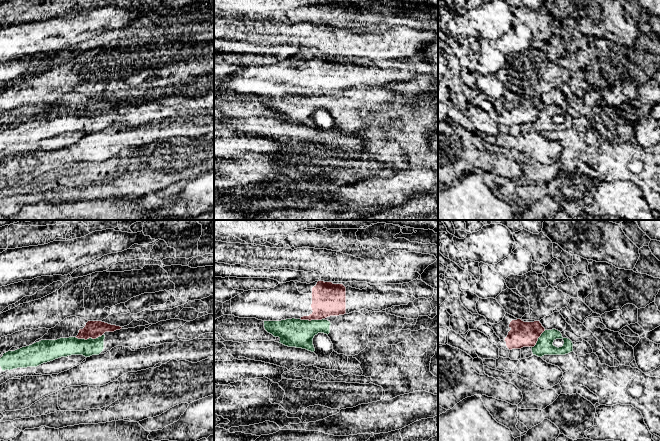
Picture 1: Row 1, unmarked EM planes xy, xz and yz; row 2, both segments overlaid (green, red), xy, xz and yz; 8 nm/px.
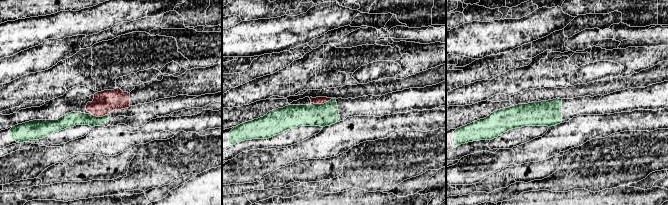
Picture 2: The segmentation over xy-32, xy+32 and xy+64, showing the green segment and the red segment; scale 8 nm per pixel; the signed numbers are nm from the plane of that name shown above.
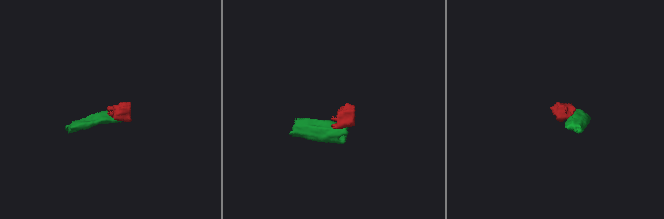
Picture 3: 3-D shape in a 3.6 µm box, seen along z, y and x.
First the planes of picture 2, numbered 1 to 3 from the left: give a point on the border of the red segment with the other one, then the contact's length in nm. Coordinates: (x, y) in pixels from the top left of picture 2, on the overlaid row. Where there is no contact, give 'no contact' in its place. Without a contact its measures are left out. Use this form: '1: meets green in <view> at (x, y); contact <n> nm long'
1: meets green in xy-32 at (99, 117); contact 130 nm long
2: meets green in xy+32 at (322, 104); contact 190 nm long
3: no contact

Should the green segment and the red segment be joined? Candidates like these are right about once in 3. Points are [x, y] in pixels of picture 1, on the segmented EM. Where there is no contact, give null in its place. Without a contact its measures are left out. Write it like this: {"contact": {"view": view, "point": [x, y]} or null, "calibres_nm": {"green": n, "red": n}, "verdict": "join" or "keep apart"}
{"contact": {"view": "xz", "point": [312, 320]}, "calibres_nm": {"green": 220, "red": 260}, "verdict": "keep apart"}

